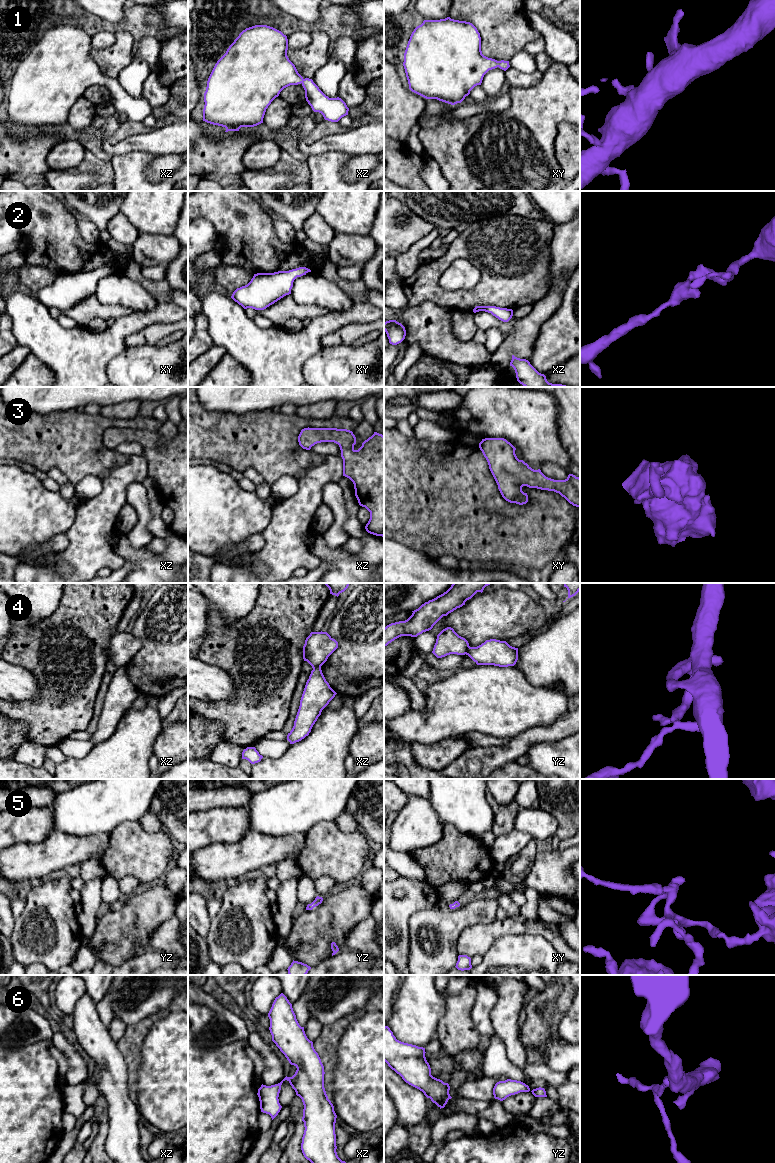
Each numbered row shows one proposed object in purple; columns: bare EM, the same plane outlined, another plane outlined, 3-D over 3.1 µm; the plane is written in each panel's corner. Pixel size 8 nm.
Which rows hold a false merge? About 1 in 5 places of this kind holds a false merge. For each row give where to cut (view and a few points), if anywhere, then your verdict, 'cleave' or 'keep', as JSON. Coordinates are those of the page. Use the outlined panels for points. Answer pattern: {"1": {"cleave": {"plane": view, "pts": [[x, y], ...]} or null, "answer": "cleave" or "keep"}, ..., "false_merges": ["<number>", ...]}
{"1": {"cleave": null, "answer": "keep"}, "2": {"cleave": null, "answer": "keep"}, "3": {"cleave": null, "answer": "keep"}, "4": {"cleave": {"plane": "xz", "pts": [[320, 666], [313, 669]]}, "answer": "cleave"}, "5": {"cleave": null, "answer": "keep"}, "6": {"cleave": null, "answer": "keep"}, "false_merges": ["4"]}

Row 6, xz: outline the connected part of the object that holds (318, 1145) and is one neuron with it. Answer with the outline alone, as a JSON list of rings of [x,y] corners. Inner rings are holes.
[[[283,993],[275,998],[268,1017],[270,1019],[269,1030],[272,1035],[272,1041],[297,1070],[292,1077],[286,1076],[278,1084],[271,1086],[261,1085],[257,1093],[261,1112],[269,1114],[272,1120],[278,1115],[282,1108],[278,1099],[281,1085],[287,1080],[295,1090],[296,1095],[302,1099],[304,1105],[302,1121],[304,1122],[305,1130],[301,1143],[304,1157],[311,1163],[346,1163],[338,1157],[336,1152],[335,1123],[337,1115],[324,1088],[324,1066],[313,1047],[313,1042],[307,1038],[304,1027],[299,1025],[292,1004]]]

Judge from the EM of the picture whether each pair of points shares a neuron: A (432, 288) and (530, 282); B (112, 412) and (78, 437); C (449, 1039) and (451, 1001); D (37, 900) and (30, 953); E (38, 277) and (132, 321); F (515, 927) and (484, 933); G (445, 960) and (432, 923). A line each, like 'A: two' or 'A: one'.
A: one
B: two
C: one
D: one
E: two
F: one
G: one

